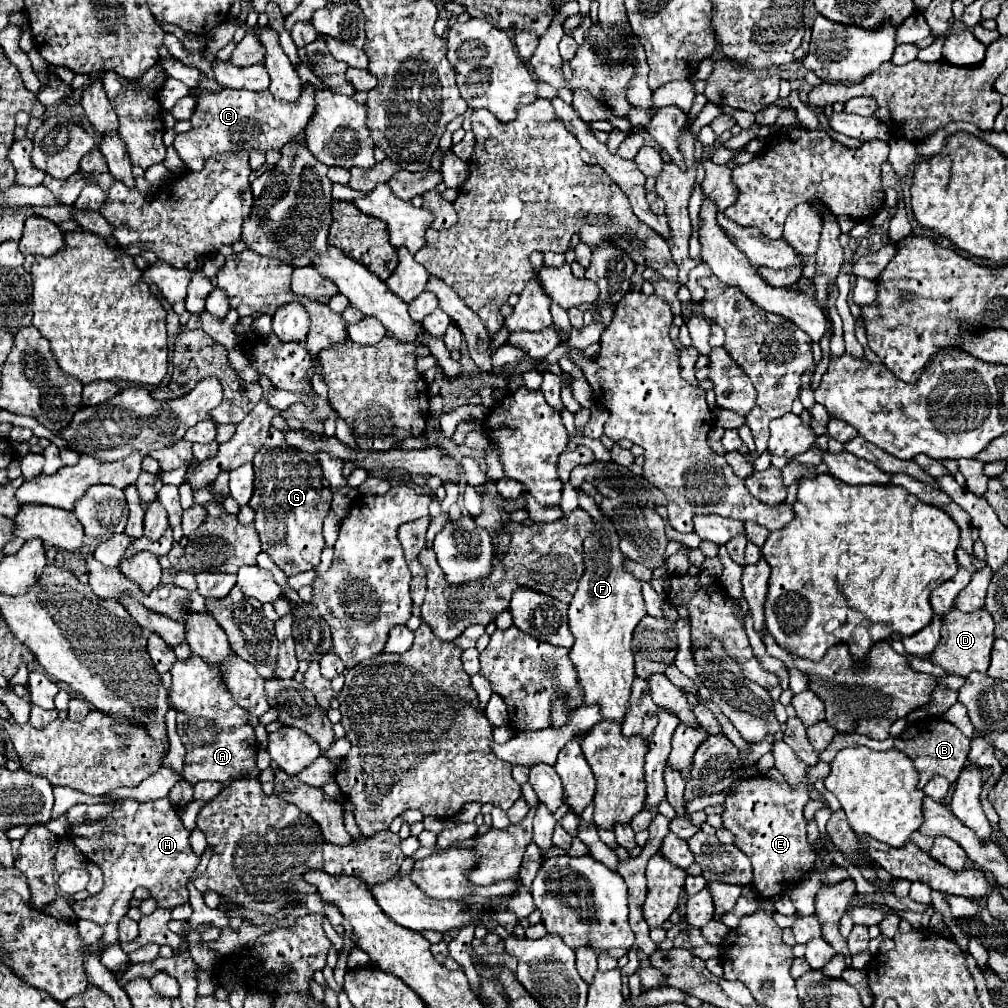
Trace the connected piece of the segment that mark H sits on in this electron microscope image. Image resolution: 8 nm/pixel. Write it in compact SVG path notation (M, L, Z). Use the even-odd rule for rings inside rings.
M169 798L153 802L137 800L113 800L119 806L107 820L97 824L71 826L69 838L87 860L95 862L103 870L103 890L97 896L73 902L71 908L79 918L93 920L103 928L101 946L95 954L101 954L107 946L119 942L117 924L129 908L133 890L142 886L150 891L158 907L175 908L189 898L187 880L199 864L199 858L189 846L189 830L179 820Z

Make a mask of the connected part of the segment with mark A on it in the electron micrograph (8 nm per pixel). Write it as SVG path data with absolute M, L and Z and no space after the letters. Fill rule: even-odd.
M191 656L185 662L177 660L171 668L171 674L173 682L169 702L177 710L177 734L187 748L183 778L189 784L197 784L201 780L217 780L225 784L231 778L257 780L259 768L255 764L255 726L259 724L259 718L251 716L247 710L233 702L231 694L221 684L219 670L207 666L199 656Z

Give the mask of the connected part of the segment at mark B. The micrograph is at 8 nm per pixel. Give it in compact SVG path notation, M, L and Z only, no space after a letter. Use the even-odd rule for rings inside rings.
M927 716L913 724L907 724L905 730L899 736L895 736L893 740L895 740L893 748L905 752L911 758L915 770L919 772L919 788L923 788L933 776L937 775L945 777L950 784L953 784L959 770L967 762L969 744L971 744L971 740L965 734L961 734L961 730L957 726L953 726L951 722L947 722L941 716Z

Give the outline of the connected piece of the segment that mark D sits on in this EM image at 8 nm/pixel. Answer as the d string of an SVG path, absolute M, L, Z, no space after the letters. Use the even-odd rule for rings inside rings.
M953 610L943 616L943 628L941 628L941 640L937 648L931 652L931 662L935 666L941 666L953 676L967 678L971 672L987 672L989 660L991 660L991 646L993 646L993 628L995 622L989 612L977 610L977 612L961 612Z

